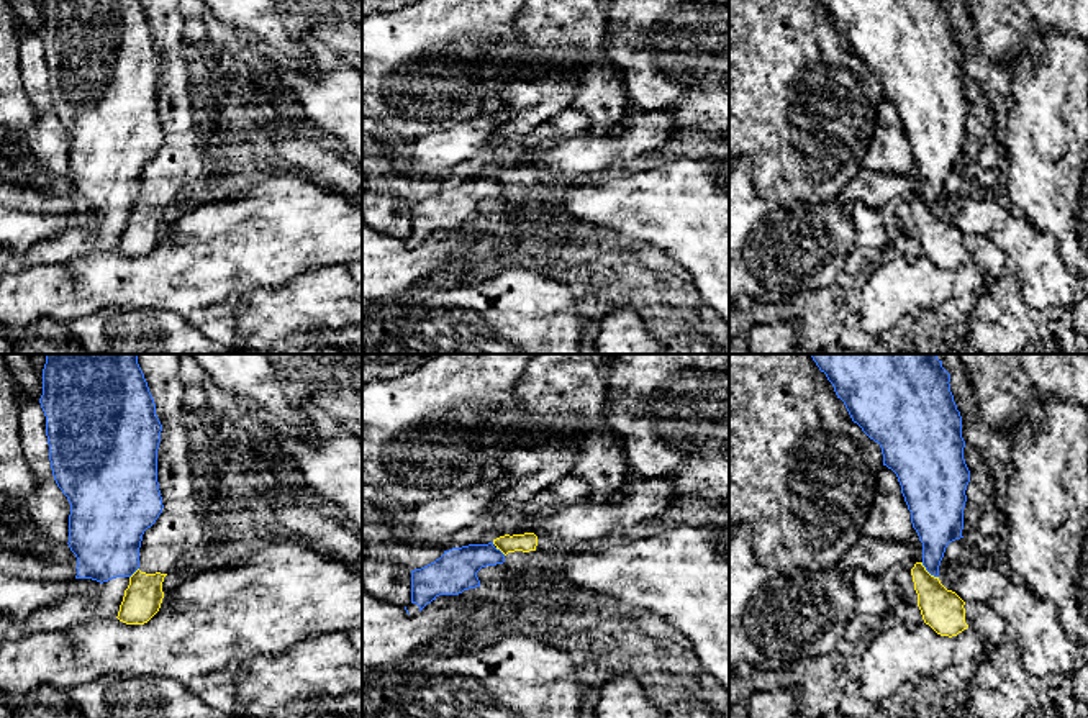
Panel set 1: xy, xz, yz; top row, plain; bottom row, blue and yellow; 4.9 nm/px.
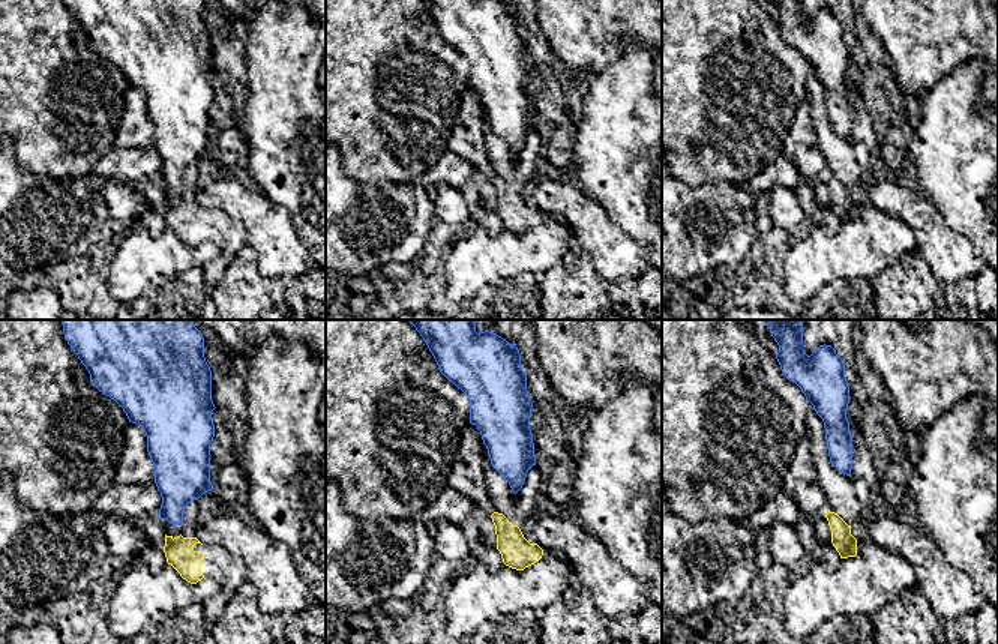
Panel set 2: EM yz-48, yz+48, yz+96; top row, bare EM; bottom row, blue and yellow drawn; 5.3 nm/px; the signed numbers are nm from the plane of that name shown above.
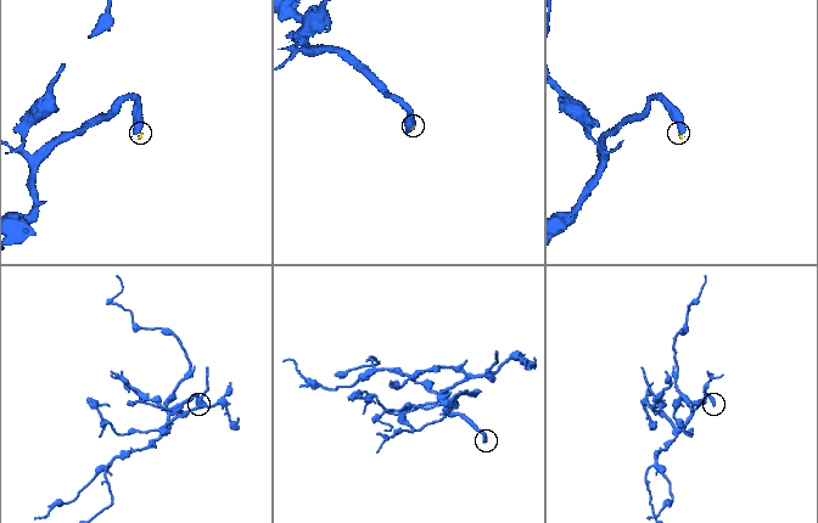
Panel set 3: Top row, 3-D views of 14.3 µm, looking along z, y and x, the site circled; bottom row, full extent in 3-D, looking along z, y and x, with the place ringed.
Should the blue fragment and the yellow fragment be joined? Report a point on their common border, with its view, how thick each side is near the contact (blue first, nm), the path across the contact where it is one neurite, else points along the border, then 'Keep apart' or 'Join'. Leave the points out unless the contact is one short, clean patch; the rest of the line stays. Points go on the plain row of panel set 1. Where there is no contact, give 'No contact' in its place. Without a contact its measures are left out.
Touches blue at yz (929, 205). Thickness 220 nm (blue) against 200 nm. Keep apart

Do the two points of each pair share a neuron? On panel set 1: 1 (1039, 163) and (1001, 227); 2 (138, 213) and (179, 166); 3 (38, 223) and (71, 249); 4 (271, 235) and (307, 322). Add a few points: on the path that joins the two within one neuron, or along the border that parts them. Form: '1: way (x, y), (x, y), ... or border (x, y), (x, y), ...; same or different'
1: border (1023, 215), (1054, 238); different
2: way (149, 202), (167, 177); same
3: border (89, 223), (46, 235), (22, 258); different
4: border (326, 266), (299, 274), (276, 292); different

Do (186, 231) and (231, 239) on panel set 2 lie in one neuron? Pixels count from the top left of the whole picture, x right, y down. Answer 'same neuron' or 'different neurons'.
same neuron

